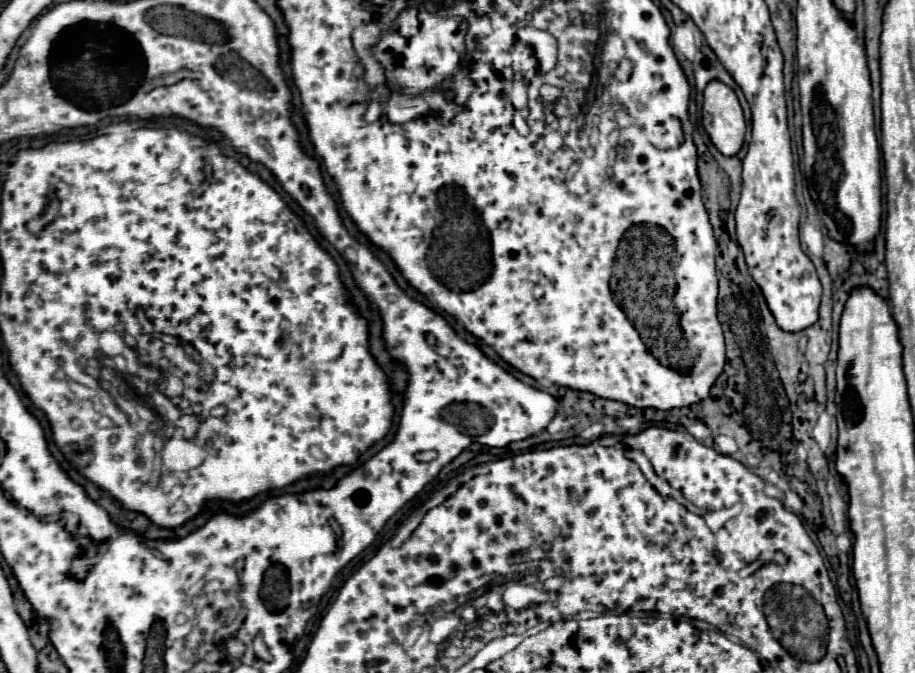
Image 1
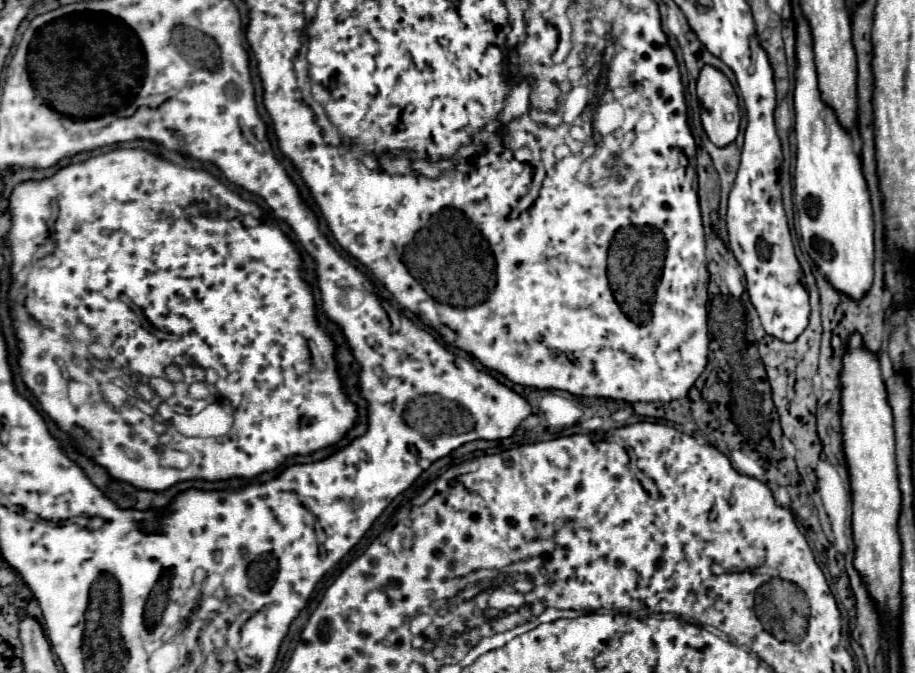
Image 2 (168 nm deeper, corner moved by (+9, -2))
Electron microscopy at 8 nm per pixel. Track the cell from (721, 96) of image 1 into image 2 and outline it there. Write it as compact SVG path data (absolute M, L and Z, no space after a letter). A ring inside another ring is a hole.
M704 66L698 76L698 100L702 126L716 146L736 140L740 128L738 96L730 80L714 66Z

